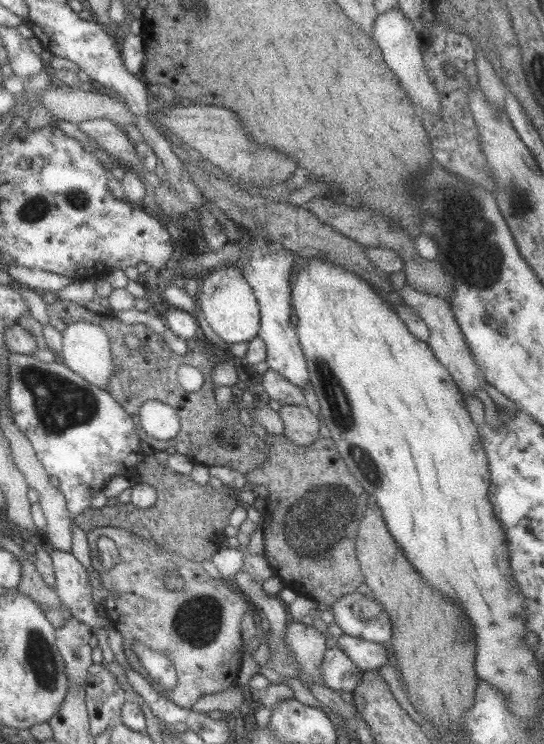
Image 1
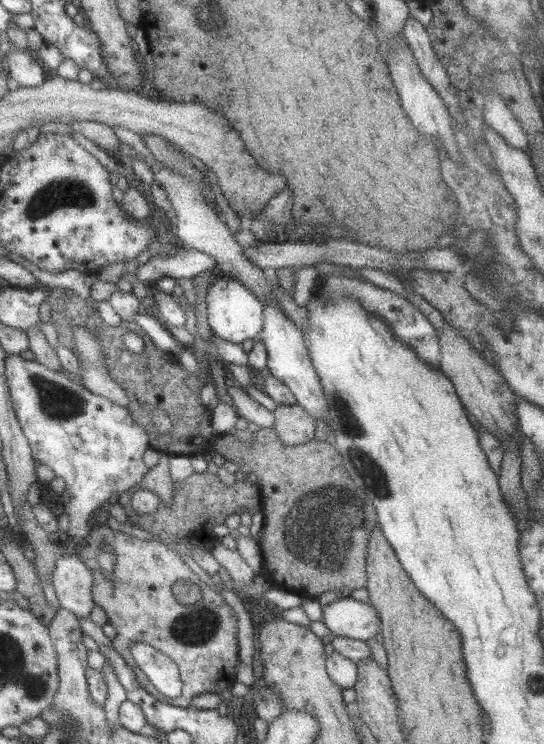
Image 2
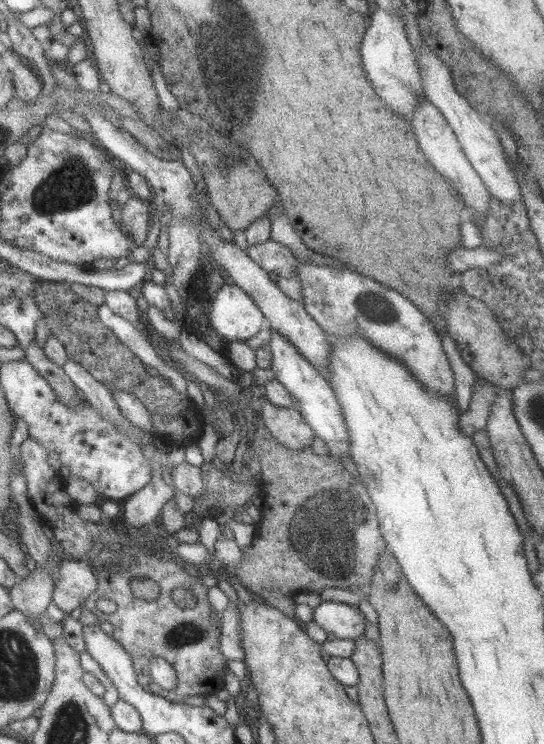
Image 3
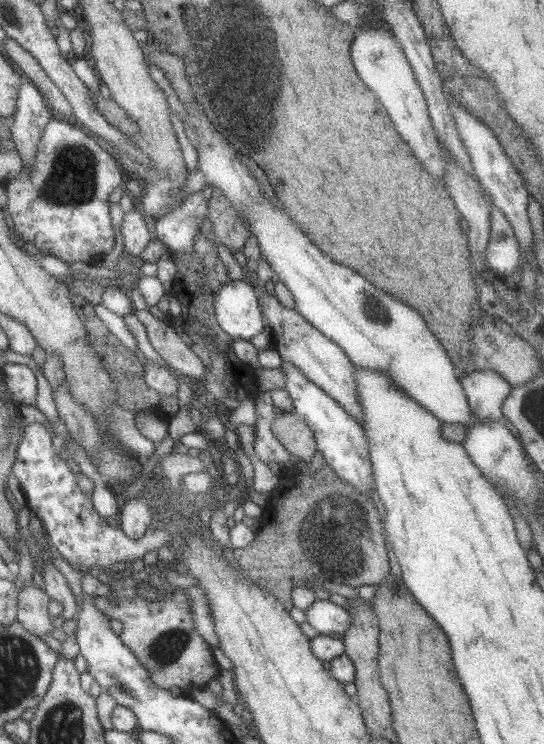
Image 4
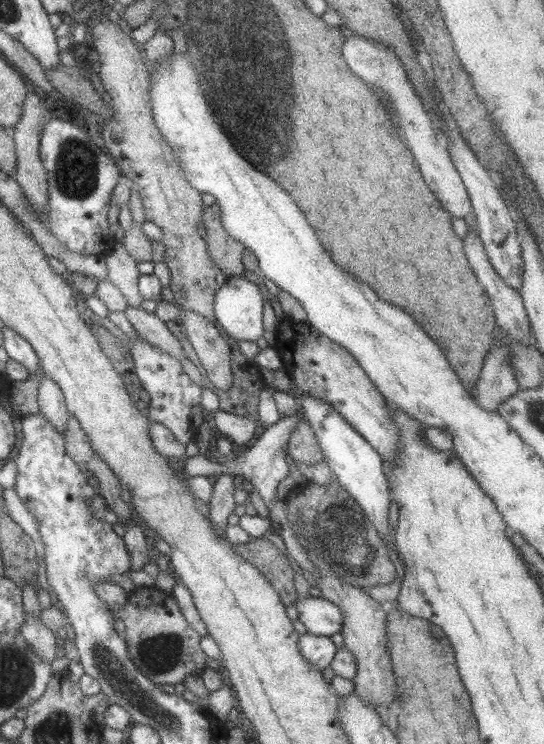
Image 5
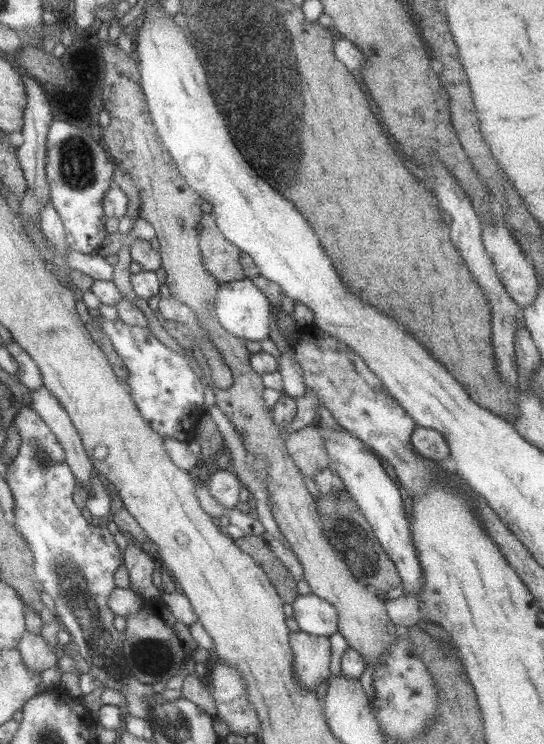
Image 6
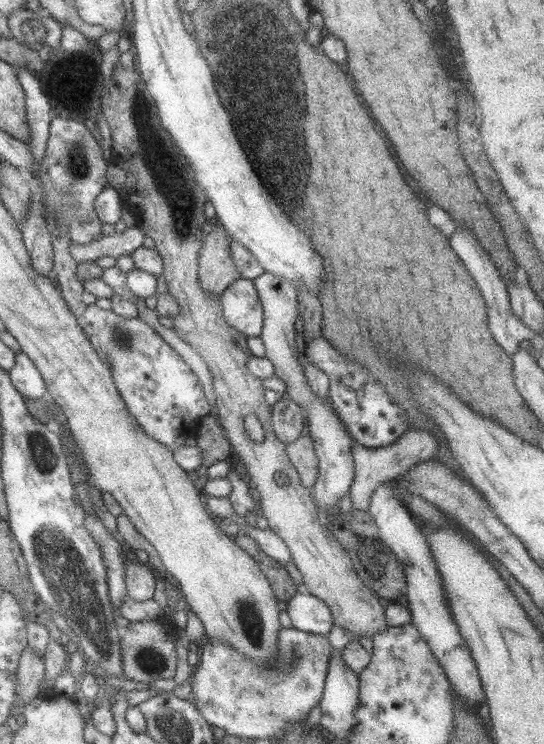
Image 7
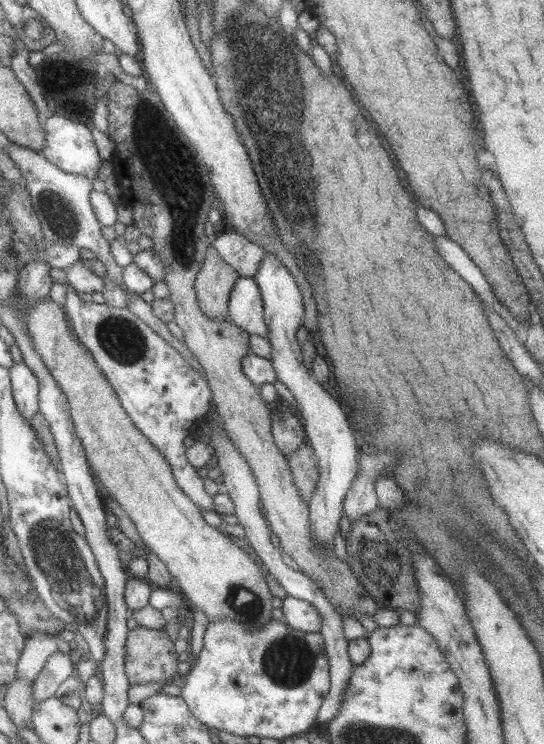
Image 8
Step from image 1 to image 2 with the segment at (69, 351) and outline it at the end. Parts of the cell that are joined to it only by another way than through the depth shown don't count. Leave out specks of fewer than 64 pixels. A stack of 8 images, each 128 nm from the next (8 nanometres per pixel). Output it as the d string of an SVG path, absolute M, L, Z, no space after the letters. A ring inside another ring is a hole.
M75 328L72 331L72 342L79 364L80 384L103 398L125 408L129 408L129 398L121 388L111 380L102 359L102 350L96 333L86 328Z

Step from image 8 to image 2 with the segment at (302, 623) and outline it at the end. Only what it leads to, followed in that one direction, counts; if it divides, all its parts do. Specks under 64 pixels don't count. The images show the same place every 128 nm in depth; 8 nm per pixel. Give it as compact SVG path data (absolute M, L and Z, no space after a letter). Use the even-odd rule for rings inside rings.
M341 597L328 603L322 610L321 621L335 637L369 640L379 632L381 624L377 611L369 602Z

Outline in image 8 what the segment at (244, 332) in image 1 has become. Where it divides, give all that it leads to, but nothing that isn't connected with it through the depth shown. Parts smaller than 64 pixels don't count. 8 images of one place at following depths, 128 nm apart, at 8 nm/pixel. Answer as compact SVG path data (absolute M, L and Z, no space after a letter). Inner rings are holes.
M239 275L237 280L235 280L228 297L227 316L230 323L241 328L248 335L256 335L263 338L266 336L268 329L263 321L262 301L253 277Z

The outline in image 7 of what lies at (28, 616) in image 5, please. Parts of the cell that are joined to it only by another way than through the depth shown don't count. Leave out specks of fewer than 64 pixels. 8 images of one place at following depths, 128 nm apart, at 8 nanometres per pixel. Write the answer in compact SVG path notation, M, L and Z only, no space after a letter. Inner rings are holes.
M25 647L21 651L19 664L16 670L17 692L15 702L11 704L9 714L16 716L23 712L25 705L38 694L38 687L43 681L45 667L43 667L43 656L35 653L31 647Z

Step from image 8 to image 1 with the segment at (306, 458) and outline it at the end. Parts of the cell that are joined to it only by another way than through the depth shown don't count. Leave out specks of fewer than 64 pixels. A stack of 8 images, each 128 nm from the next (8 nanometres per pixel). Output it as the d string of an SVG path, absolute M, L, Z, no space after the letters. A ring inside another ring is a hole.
M280 405L277 414L283 423L283 436L292 444L311 445L320 438L321 420L317 419L317 415L312 414L306 406Z

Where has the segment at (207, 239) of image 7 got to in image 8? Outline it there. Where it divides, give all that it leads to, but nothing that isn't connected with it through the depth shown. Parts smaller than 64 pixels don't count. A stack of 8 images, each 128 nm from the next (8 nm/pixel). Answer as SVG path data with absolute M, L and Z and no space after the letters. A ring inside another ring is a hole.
M209 245L194 280L198 306L206 318L228 320L228 297L238 276L238 272Z

